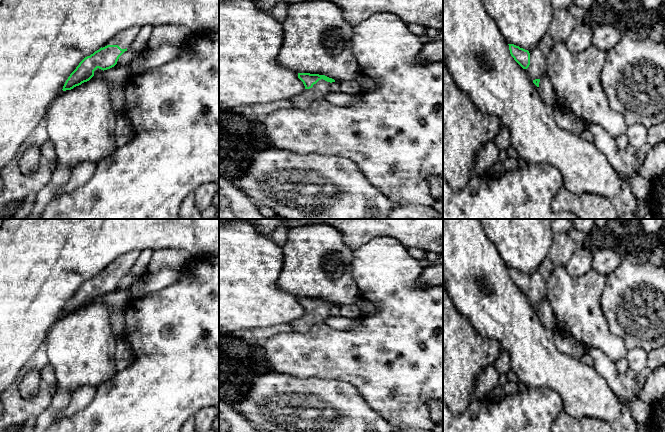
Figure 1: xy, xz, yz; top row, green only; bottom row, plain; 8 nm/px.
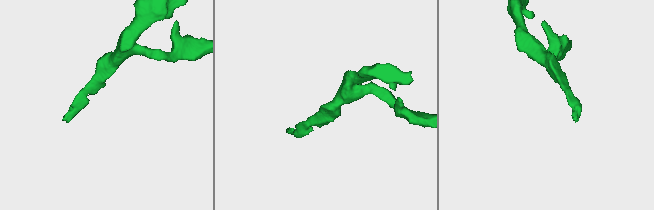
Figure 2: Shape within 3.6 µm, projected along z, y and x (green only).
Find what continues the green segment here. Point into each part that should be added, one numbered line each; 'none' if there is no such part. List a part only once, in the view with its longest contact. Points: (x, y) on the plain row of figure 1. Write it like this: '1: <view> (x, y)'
1: xz (321, 313)

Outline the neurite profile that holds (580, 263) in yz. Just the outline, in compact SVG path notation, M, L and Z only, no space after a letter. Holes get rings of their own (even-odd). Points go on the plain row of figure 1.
M577 248L565 268L573 277L582 276L592 269L592 260L592 249Z

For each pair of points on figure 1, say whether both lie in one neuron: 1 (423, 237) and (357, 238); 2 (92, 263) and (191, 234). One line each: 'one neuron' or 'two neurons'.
1: one neuron
2: one neuron

